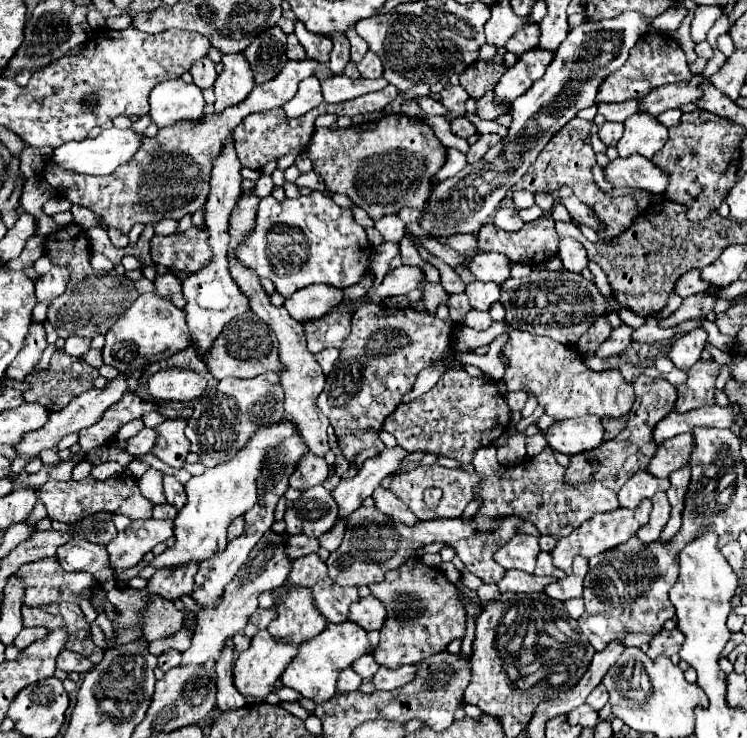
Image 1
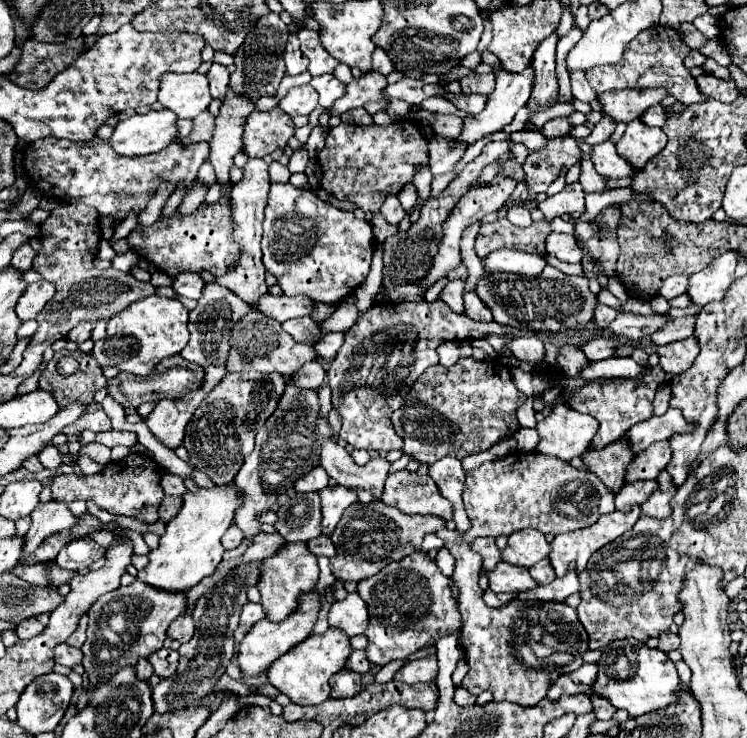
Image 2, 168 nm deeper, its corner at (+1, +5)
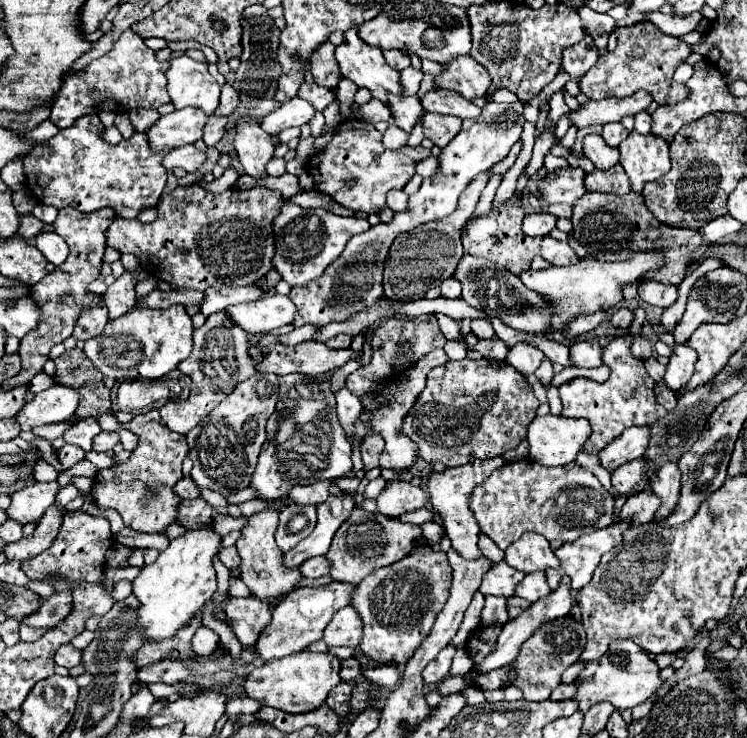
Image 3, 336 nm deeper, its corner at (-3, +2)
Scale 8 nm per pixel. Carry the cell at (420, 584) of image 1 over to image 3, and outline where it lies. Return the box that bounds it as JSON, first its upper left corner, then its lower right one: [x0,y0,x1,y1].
[351,545,451,665]

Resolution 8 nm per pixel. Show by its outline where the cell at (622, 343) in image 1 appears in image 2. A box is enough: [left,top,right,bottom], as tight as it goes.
[581,340,617,362]

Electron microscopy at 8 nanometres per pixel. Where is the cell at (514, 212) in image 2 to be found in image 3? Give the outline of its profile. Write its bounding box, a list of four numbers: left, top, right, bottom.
[523,211,557,237]

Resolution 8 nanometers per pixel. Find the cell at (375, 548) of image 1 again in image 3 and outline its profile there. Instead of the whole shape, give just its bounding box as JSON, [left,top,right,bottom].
[327,507,423,585]

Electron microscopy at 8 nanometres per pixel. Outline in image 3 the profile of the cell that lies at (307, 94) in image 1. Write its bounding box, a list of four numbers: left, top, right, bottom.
[261,95,315,135]

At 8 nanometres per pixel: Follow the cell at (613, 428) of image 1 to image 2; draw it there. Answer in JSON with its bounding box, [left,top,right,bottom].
[567,366,667,448]

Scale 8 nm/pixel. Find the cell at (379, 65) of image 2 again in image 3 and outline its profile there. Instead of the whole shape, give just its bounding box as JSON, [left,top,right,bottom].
[383,51,411,71]

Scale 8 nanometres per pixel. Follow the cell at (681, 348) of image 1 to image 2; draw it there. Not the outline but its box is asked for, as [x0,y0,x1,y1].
[657,336,699,376]

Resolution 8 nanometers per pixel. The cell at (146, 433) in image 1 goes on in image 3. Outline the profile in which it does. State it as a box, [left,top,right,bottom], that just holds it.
[93,431,119,451]

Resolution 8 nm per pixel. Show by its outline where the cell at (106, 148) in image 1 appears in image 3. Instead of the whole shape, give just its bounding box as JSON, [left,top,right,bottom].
[145,107,207,153]

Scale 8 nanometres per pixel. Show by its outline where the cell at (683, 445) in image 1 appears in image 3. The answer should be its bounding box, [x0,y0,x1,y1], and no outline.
[611,457,647,495]

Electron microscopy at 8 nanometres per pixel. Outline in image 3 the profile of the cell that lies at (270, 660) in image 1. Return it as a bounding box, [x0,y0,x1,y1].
[255,581,353,661]

